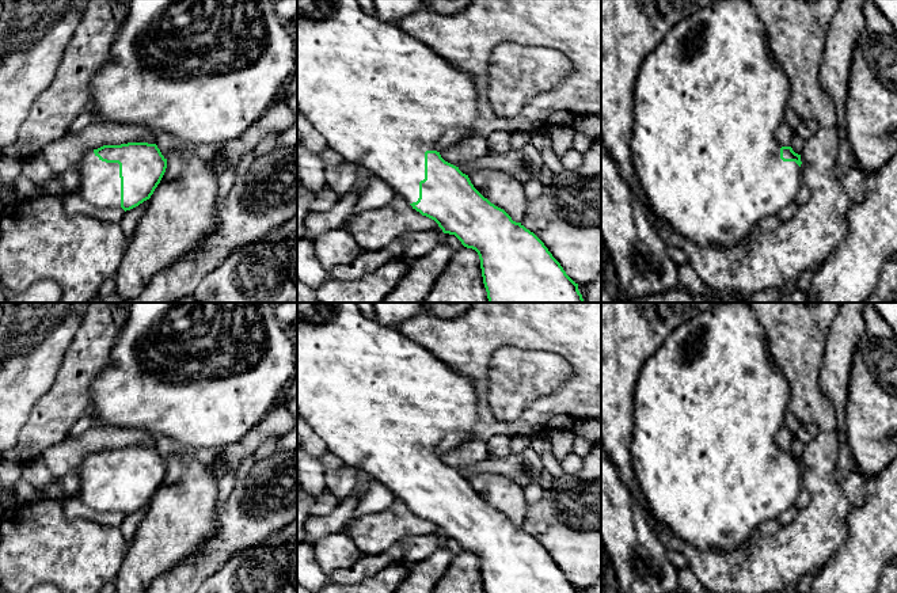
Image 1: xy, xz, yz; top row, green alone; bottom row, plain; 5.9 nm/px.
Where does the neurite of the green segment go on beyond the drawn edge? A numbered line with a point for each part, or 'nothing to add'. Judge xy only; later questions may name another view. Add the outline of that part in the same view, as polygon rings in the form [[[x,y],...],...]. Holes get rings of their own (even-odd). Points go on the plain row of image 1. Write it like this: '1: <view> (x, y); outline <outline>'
1: xy (99, 486); outline [[[94,453],[87,455],[79,470],[79,498],[95,512],[121,512],[119,468],[102,465]]]

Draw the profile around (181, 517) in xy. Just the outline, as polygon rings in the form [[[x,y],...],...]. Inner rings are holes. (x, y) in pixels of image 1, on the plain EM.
[[[172,455],[117,574],[117,593],[145,593],[161,574],[202,551],[216,529],[217,480],[191,455]]]

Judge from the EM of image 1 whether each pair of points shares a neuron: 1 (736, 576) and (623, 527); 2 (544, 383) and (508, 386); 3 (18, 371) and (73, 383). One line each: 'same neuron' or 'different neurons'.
1: different neurons
2: same neuron
3: different neurons

